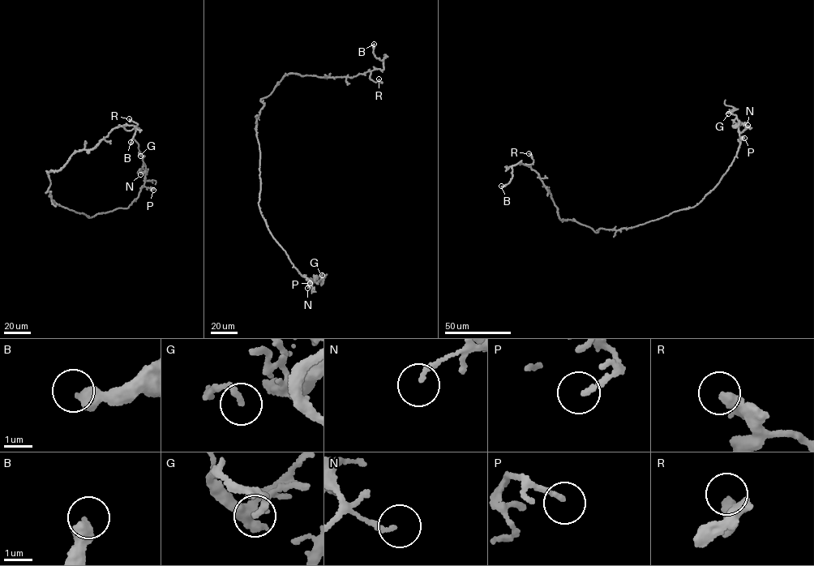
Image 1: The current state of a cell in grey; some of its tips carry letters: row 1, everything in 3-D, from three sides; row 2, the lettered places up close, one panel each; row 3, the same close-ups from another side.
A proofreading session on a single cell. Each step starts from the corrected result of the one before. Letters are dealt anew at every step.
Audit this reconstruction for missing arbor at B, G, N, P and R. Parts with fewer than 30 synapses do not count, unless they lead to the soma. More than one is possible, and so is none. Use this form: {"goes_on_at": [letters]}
{"goes_on_at": []}

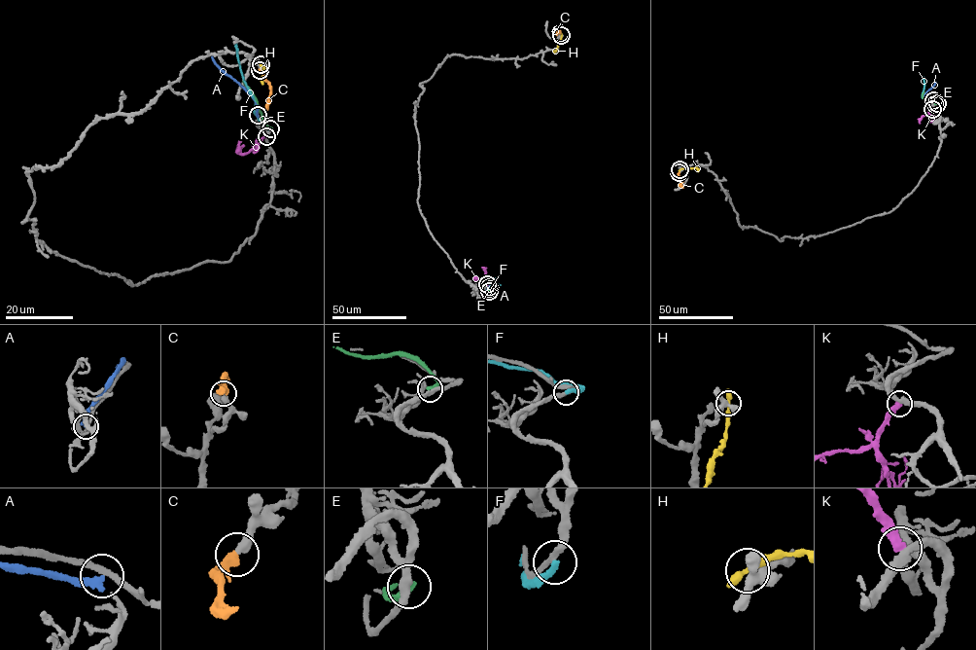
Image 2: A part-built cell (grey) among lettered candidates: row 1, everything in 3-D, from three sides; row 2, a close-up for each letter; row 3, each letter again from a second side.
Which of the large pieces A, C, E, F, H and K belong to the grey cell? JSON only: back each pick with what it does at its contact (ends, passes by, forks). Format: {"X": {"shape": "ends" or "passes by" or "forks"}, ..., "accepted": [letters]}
{"C": {"shape": "ends"}, "accepted": ["C"]}

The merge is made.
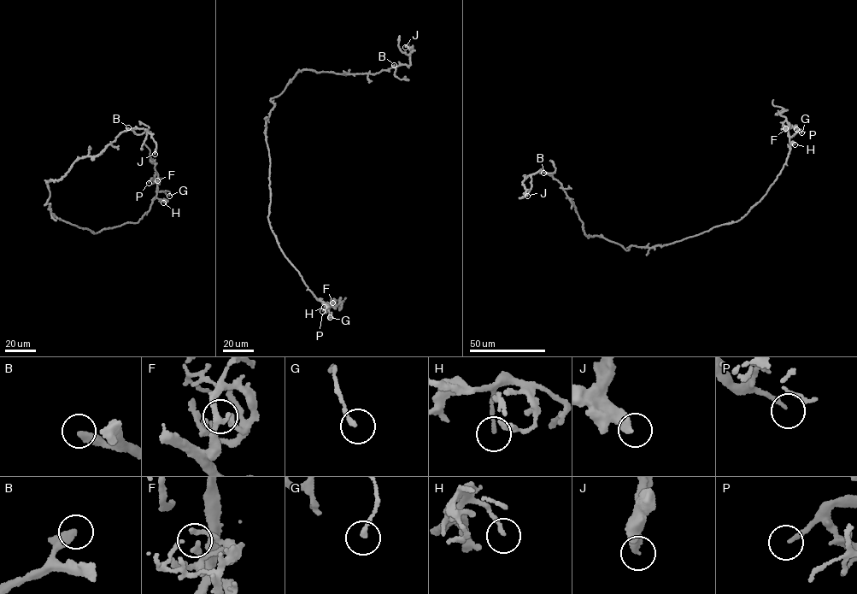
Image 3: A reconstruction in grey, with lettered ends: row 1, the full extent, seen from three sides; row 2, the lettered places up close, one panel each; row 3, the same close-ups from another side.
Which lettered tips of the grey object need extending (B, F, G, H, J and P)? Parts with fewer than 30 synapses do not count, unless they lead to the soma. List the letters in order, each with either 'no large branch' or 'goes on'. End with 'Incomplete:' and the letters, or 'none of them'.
B: no large branch
F: no large branch
G: no large branch
H: no large branch
J: no large branch
P: no large branch
Incomplete: none of them

